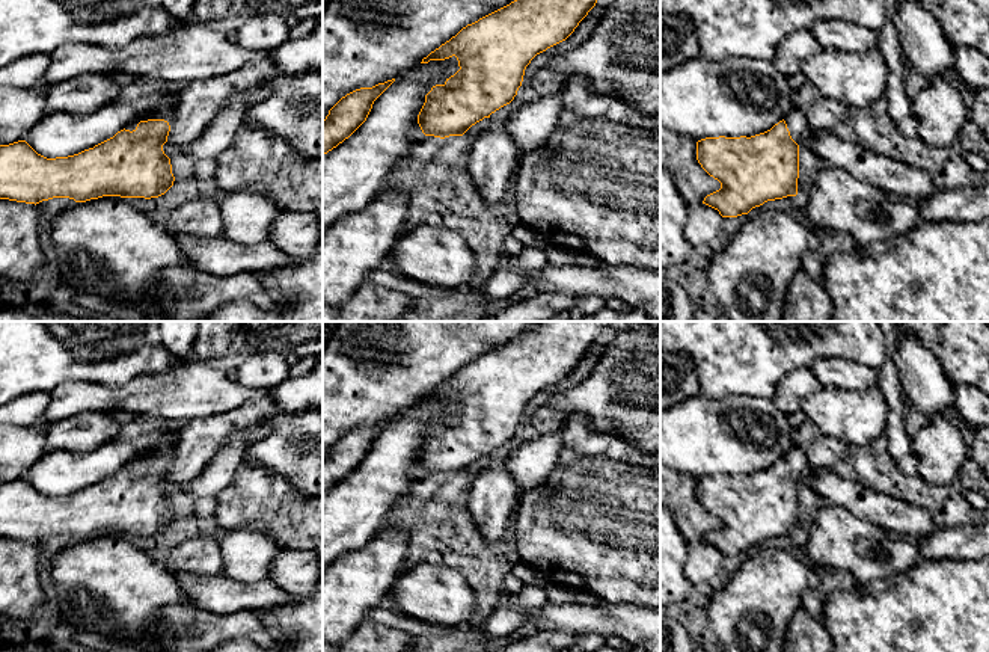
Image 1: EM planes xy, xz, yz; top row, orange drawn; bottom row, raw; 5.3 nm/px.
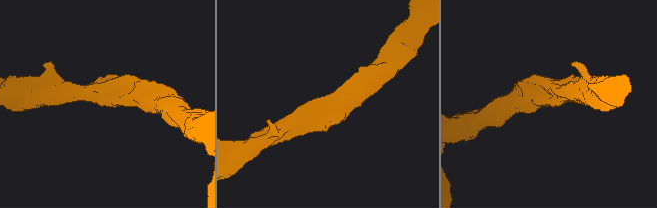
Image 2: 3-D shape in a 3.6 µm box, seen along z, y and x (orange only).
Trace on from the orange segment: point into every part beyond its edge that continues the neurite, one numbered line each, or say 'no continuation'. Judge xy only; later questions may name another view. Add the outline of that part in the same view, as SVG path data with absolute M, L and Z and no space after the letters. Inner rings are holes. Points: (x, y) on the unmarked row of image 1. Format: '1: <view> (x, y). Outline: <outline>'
1: xy (169, 456). Outline: M145 453L145 454L139 454L137 457L131 459L131 460L125 465L125 468L133 469L133 468L136 468L136 465L137 465L137 462L139 462L140 459L148 459L148 457L164 457L164 459L167 459L169 463L172 465L172 463L173 463L173 459L175 459L175 453Z

